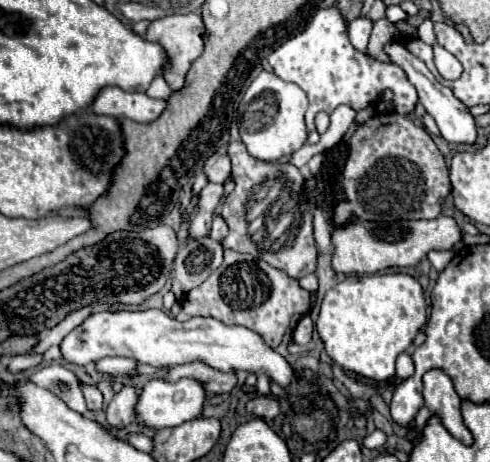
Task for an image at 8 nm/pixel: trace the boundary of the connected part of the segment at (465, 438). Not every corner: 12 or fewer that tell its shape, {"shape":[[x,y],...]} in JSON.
{"shape":[[441,368],[423,374],[425,406],[443,426],[471,444],[451,378]]}

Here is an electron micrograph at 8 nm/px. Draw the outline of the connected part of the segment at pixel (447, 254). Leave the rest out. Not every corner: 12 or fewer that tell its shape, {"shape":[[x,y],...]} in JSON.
{"shape":[[431,250],[429,262],[441,272],[455,252],[451,250]]}

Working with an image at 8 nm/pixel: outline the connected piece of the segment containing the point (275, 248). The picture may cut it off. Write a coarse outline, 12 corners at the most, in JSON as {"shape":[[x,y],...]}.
{"shape":[[227,154],[223,248],[315,272],[313,214],[291,164]]}

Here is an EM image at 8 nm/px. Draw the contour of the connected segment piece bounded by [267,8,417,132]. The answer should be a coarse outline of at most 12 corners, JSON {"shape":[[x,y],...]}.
{"shape":[[335,8],[269,54],[273,72],[317,112],[361,110],[391,90],[395,112],[417,104],[395,64],[355,50]]}

